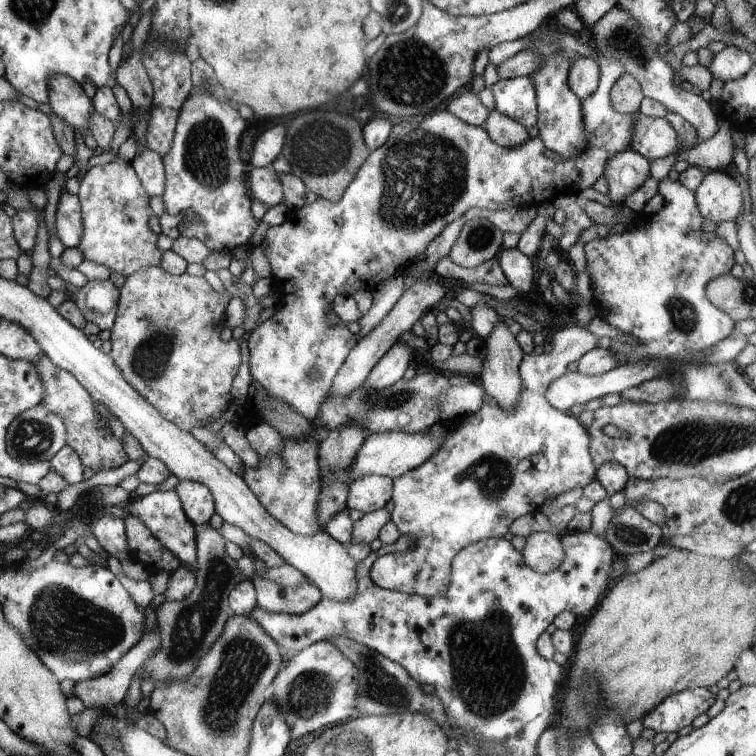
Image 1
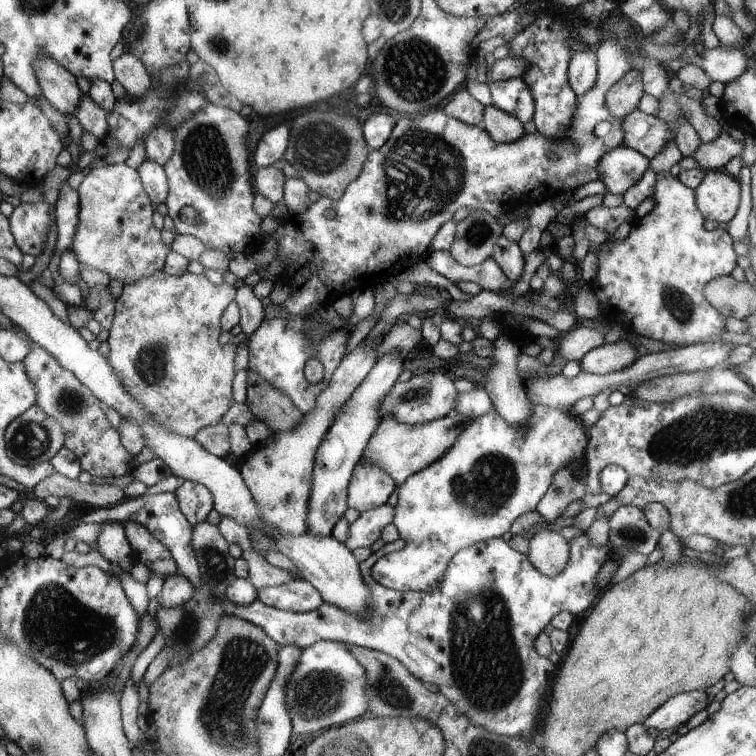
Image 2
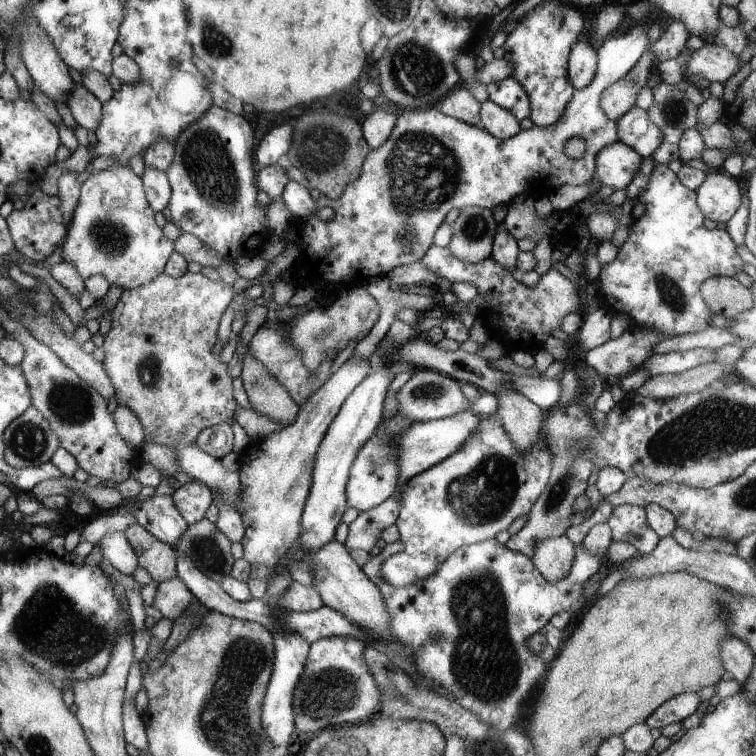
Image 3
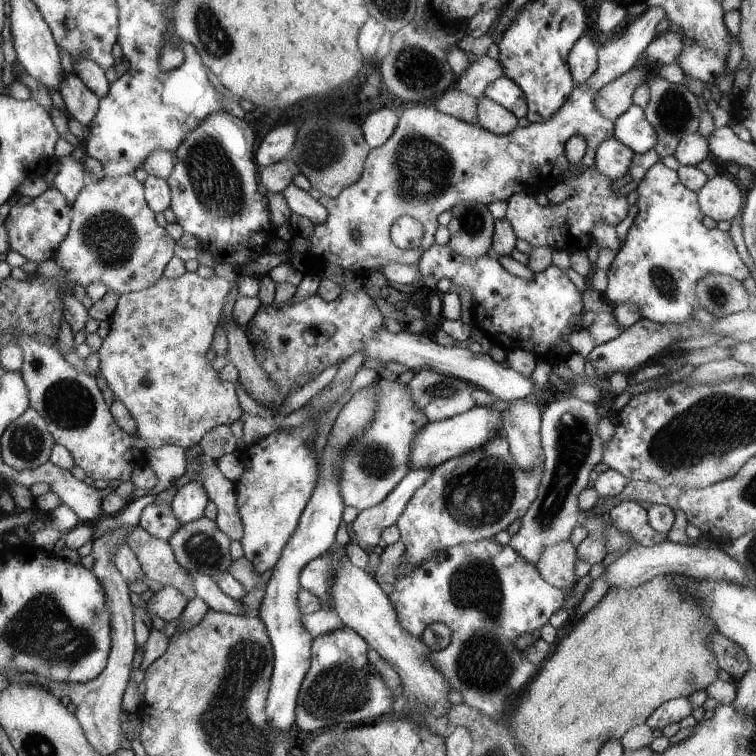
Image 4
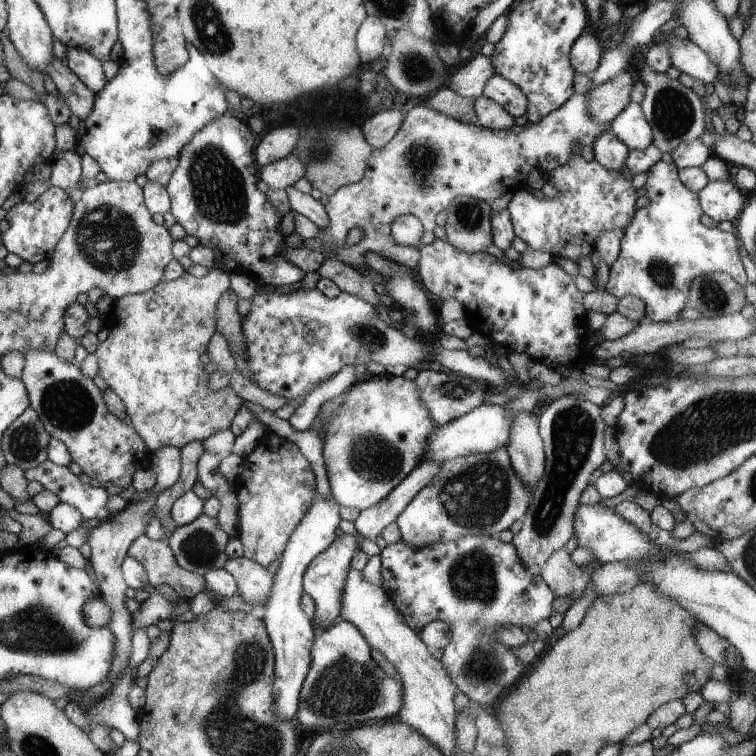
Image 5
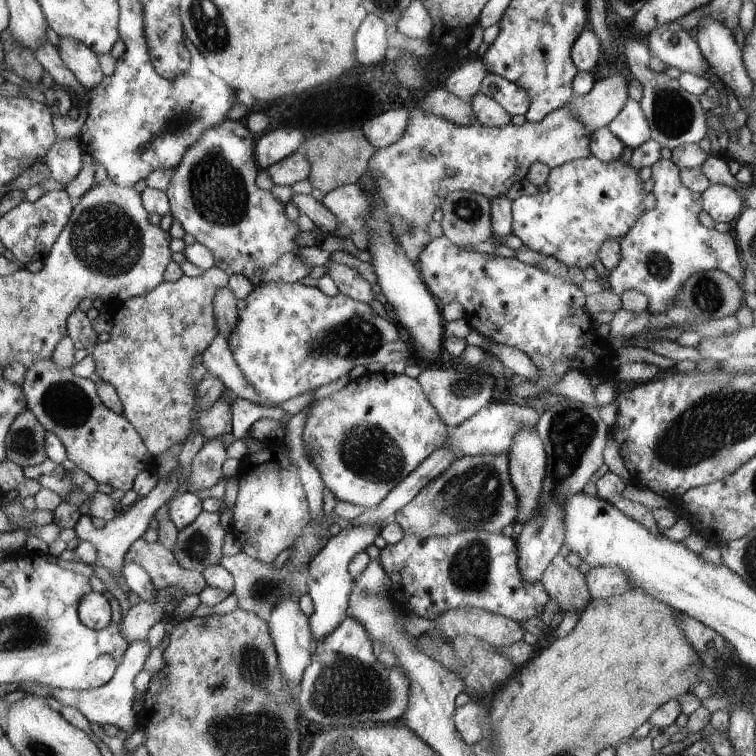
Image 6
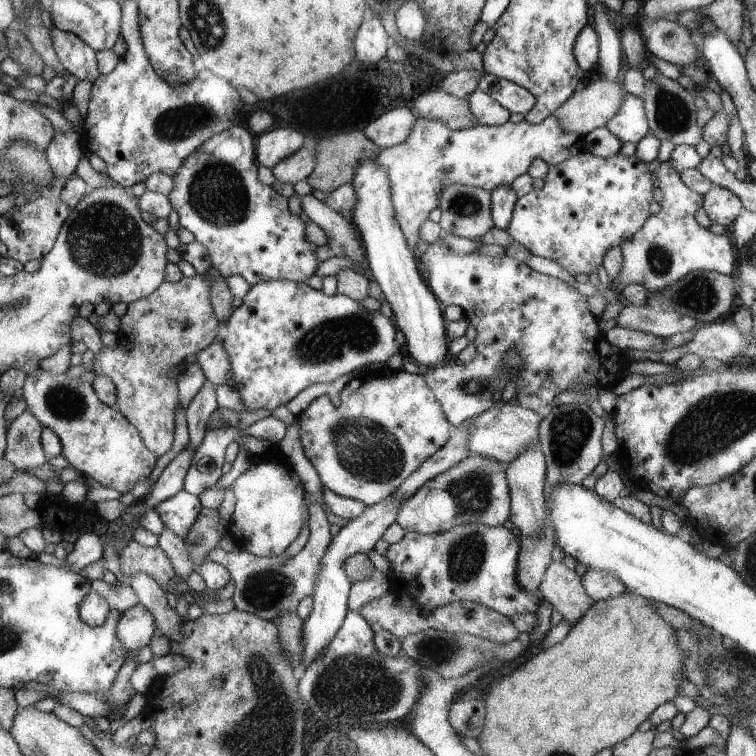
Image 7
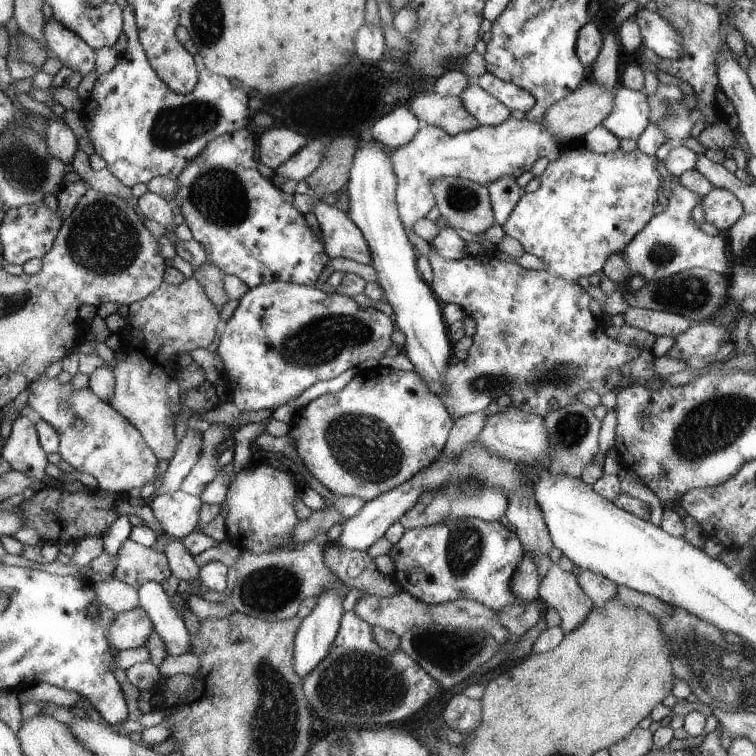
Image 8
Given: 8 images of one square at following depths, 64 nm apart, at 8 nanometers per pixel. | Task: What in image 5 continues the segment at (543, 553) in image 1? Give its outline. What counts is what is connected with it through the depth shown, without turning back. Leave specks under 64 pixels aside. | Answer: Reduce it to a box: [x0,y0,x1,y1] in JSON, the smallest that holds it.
[541,547,590,604]

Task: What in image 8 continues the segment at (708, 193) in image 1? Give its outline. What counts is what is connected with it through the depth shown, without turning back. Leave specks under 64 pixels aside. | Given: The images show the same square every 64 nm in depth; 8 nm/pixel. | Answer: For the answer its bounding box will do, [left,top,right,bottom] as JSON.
[703,187,744,233]

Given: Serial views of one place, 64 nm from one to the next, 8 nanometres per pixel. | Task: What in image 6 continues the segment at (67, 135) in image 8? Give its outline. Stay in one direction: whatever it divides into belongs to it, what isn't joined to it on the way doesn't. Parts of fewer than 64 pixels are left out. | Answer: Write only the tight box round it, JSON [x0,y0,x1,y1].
[44,135,83,186]

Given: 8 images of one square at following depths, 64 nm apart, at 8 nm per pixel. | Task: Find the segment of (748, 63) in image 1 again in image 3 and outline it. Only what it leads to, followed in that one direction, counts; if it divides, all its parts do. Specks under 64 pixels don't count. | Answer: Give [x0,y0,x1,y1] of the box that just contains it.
[686,43,741,84]

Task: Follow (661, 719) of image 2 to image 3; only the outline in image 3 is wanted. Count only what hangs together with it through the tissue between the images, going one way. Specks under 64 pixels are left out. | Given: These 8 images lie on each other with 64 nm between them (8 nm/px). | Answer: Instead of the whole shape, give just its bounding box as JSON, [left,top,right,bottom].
[645,693,700,730]

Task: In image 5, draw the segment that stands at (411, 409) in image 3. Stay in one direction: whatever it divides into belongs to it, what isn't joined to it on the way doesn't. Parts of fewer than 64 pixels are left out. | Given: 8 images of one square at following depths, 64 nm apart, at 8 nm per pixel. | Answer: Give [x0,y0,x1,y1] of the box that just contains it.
[414,369,488,426]

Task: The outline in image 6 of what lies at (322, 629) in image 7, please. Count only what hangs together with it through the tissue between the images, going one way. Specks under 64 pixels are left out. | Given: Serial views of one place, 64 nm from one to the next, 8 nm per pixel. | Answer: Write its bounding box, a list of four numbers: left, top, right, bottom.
[308,525,382,642]

